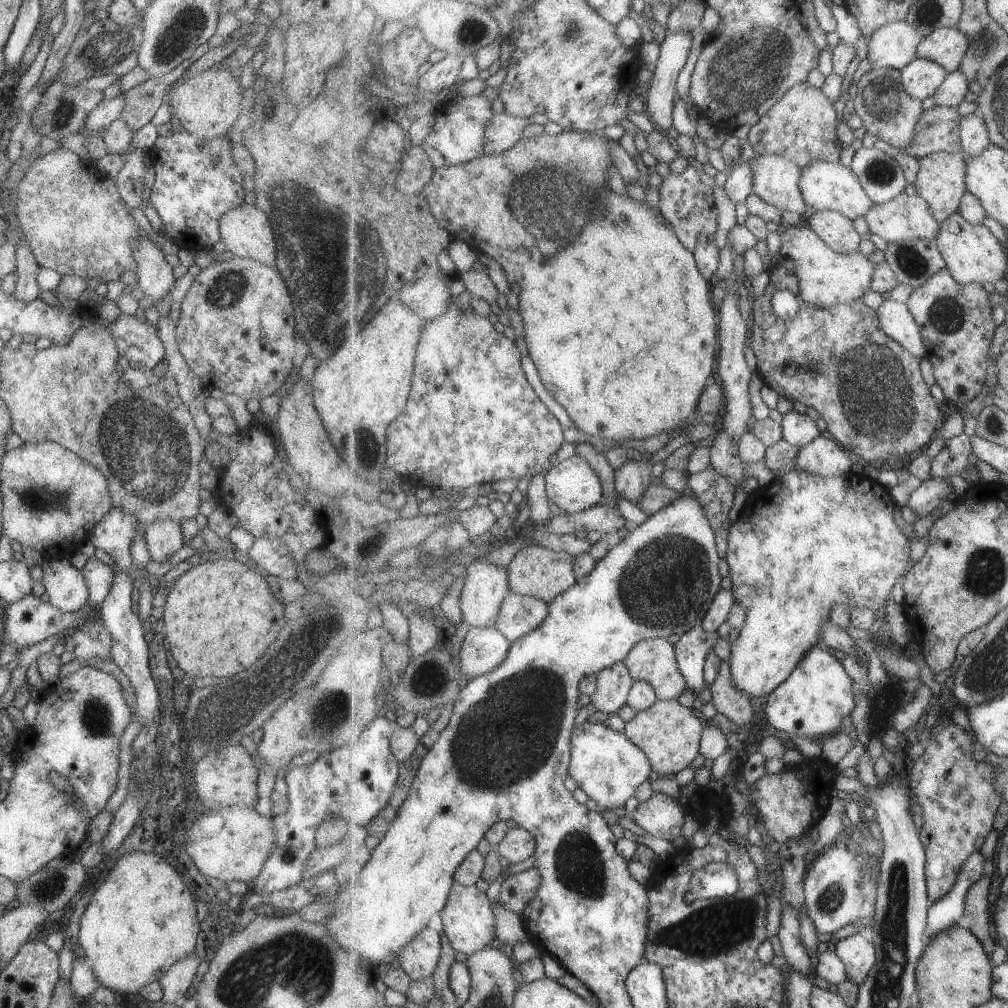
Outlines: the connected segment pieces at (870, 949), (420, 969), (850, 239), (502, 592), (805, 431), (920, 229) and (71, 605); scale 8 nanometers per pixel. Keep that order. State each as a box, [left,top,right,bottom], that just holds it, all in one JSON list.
[[836,932,878,985],[400,927,443,981],[807,210,863,254],[461,560,511,629],[782,409,823,449],[865,192,943,243],[41,558,89,614]]

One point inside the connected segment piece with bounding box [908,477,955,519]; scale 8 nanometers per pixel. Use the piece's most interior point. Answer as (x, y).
(924, 500)

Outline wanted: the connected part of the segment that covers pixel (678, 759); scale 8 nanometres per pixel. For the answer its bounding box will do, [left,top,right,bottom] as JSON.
[625,699,706,778]

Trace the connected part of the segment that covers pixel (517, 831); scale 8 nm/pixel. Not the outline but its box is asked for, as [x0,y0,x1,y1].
[498,826,538,864]

